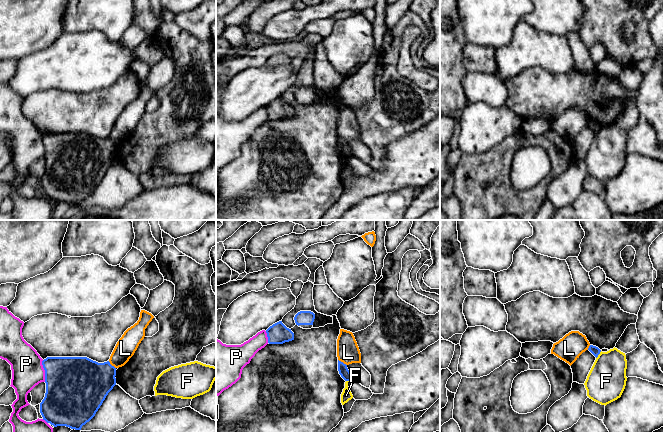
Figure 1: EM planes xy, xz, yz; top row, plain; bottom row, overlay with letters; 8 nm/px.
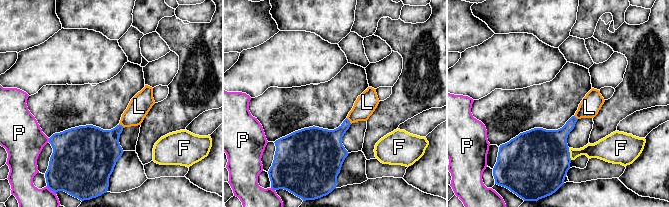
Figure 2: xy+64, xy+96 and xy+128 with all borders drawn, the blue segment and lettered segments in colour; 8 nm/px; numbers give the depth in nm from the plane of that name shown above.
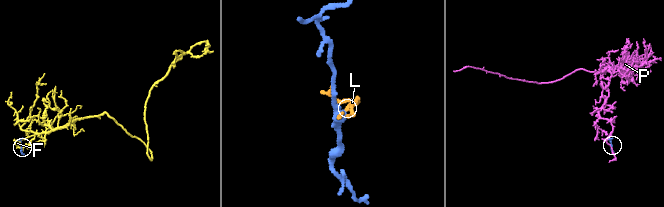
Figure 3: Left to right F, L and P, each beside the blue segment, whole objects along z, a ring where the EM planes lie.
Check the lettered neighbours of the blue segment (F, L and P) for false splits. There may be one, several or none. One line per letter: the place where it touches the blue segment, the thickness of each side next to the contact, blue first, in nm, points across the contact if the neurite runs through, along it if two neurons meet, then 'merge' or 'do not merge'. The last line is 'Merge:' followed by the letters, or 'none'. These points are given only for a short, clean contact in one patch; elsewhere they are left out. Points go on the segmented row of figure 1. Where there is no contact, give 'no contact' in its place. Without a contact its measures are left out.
F: yz (598, 354) | 70/320 nm | do not merge
L: xz (342, 362) | 80/180 nm | along xz (338, 359), (346, 365) | do not merge
P: xy (45, 371) | 440/260 nm | do not merge
Merge: none

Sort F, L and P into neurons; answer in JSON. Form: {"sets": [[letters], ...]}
{"sets": [["F"], ["L"], ["P"]]}

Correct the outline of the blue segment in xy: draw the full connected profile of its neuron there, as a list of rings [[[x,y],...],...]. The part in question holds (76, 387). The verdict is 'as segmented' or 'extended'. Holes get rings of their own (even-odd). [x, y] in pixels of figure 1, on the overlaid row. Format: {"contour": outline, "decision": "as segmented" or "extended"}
{"contour": [[[47,357],[42,361],[45,370],[46,393],[40,403],[40,413],[54,427],[66,426],[81,430],[96,414],[108,393],[116,385],[116,368],[109,361],[98,363],[87,357]]], "decision": "as segmented"}

